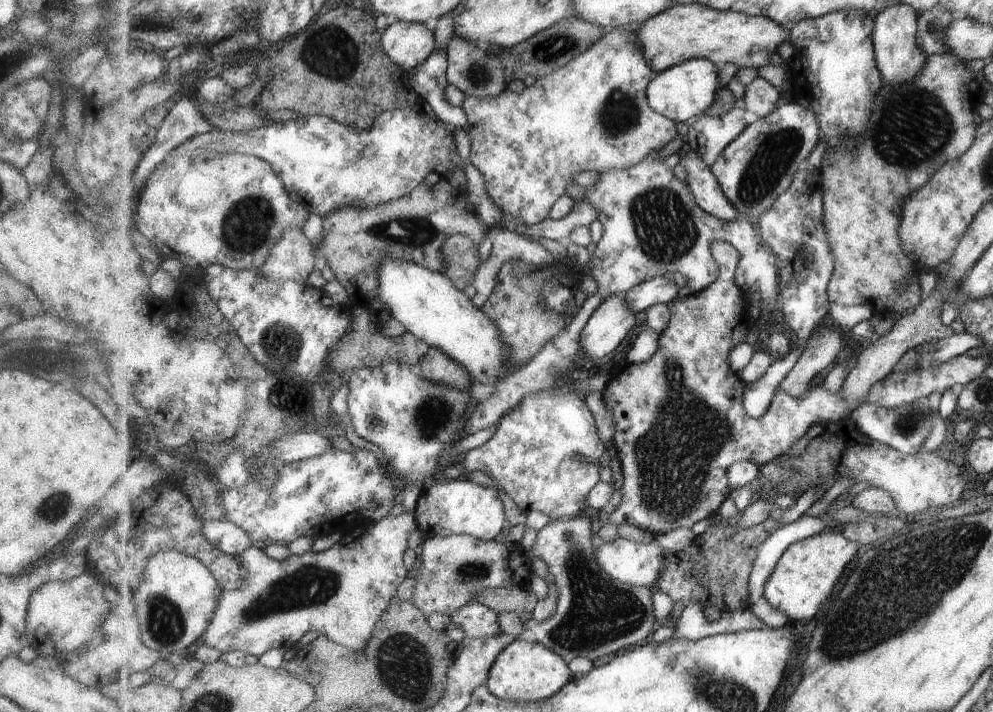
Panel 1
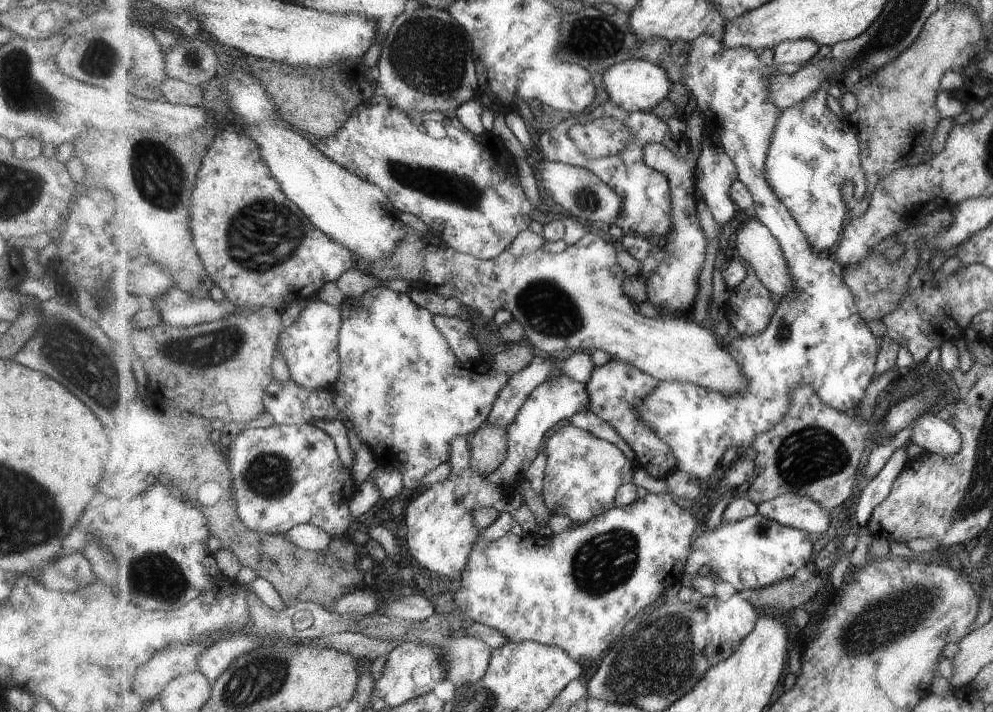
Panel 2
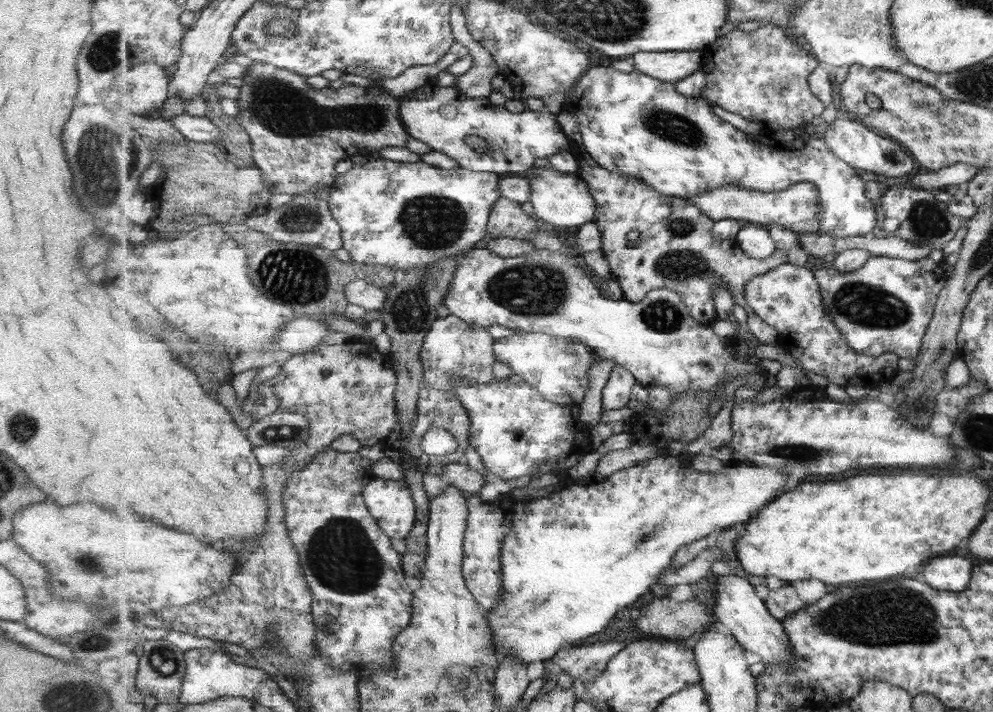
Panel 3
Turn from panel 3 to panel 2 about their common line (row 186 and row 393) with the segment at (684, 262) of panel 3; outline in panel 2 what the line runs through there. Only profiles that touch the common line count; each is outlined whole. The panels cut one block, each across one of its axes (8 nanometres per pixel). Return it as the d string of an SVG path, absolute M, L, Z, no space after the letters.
M610 359L603 366L597 367L592 374L591 380L586 384L589 396L592 398L588 408L598 414L605 422L608 422L619 432L619 434L631 445L634 452L632 457L639 467L645 469L651 476L659 480L667 480L676 472L678 458L668 442L665 442L656 430L653 430L641 417L638 407L644 402L645 397L653 394L653 391L660 385L660 380L653 375L647 374L644 370L636 367L633 363L617 359Z

